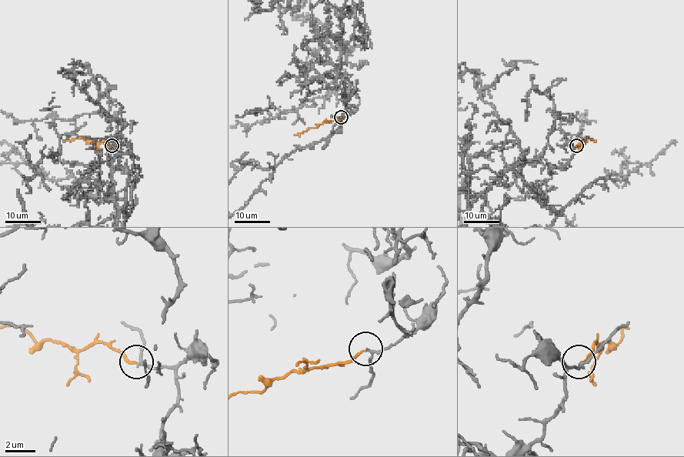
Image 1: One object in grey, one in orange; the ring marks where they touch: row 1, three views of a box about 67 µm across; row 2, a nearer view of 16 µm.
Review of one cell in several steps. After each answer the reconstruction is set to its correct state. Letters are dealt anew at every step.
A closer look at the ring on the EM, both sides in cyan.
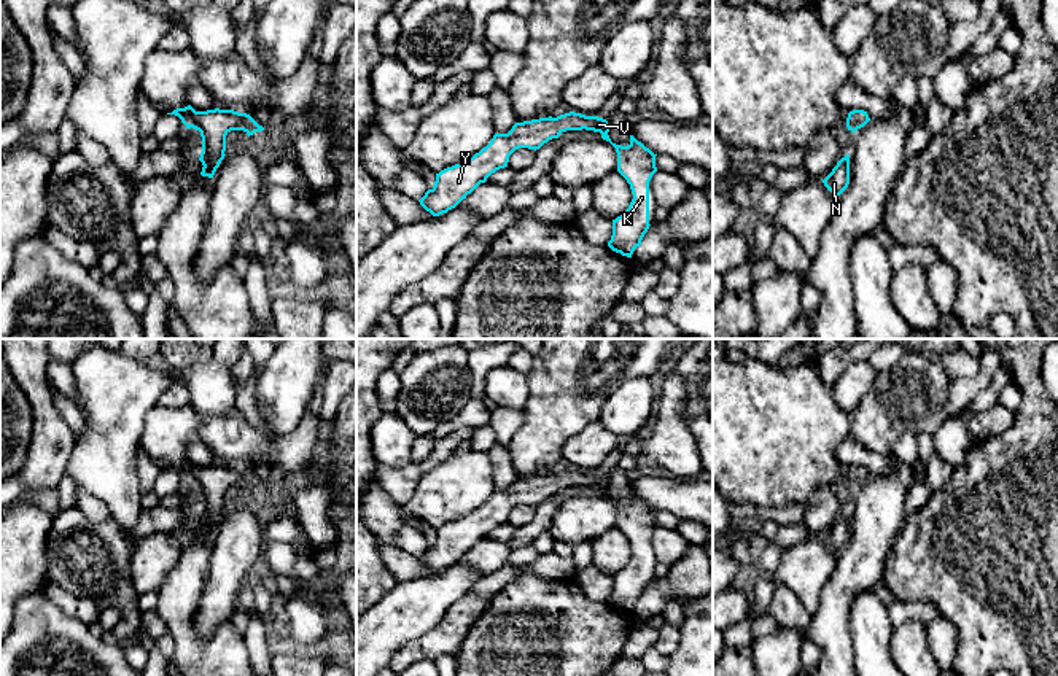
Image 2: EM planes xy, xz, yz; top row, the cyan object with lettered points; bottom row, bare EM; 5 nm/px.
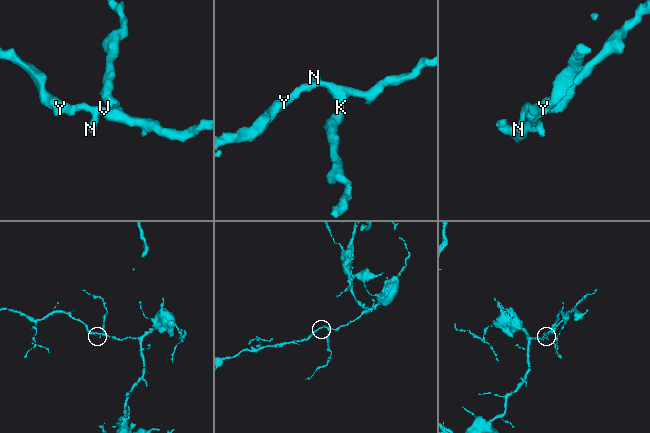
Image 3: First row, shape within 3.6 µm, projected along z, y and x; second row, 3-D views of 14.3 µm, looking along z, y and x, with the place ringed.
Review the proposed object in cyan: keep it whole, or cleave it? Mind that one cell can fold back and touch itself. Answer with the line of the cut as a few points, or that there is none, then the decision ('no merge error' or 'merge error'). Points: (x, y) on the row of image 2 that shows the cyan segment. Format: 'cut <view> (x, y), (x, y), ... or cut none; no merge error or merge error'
cut none; no merge error

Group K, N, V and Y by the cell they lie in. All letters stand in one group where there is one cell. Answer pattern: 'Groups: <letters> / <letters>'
Groups: K N V Y

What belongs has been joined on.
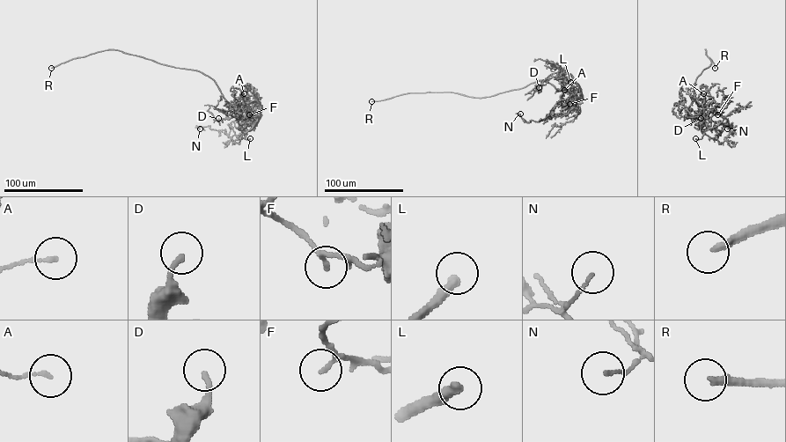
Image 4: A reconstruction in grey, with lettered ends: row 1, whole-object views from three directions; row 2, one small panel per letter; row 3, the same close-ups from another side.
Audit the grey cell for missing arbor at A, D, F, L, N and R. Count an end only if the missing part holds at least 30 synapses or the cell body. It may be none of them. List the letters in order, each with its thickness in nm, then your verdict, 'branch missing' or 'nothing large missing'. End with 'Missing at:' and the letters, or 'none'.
A: calibre 130 nm; nothing large missing
D: calibre 180 nm; branch missing
F: calibre 140 nm; nothing large missing
L: calibre 340 nm; branch missing
N: calibre 110 nm; nothing large missing
R: calibre 240 nm; branch missing
Missing at: D, L, R

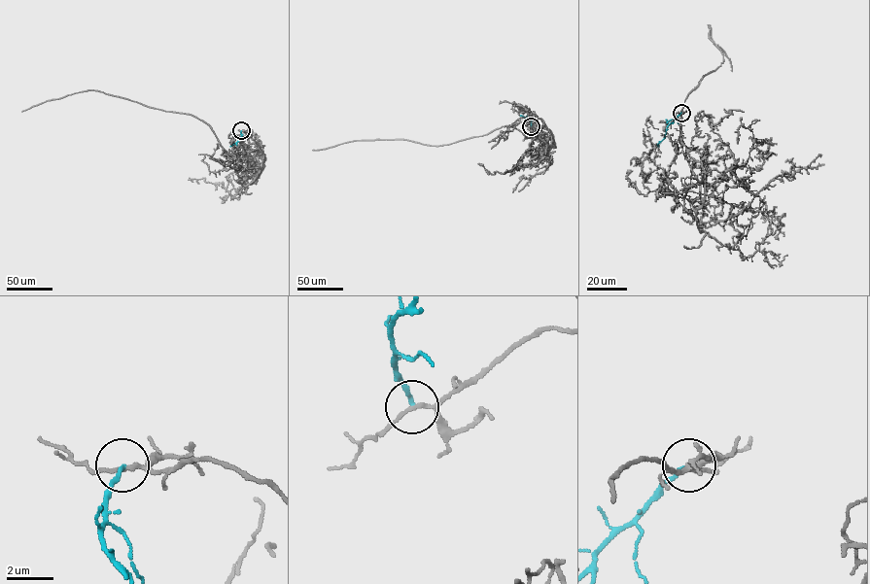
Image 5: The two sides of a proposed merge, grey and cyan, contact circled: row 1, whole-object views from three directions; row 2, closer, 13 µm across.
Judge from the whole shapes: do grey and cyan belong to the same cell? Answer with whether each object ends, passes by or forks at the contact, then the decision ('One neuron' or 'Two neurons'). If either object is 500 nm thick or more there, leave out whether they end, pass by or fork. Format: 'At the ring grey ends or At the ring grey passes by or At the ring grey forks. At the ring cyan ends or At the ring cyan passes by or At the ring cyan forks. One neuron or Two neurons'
At the ring grey forks. At the ring cyan ends. Two neurons

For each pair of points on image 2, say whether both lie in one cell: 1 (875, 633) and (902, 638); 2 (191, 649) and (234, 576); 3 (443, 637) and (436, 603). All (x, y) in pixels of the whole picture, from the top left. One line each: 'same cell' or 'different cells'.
1: different cells
2: different cells
3: different cells

